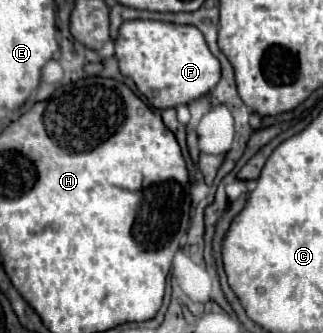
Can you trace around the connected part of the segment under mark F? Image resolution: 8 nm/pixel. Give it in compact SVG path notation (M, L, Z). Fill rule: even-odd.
M124 21L114 41L120 73L130 77L138 91L156 109L168 109L208 95L220 79L220 63L206 47L204 35L192 25L164 21Z

